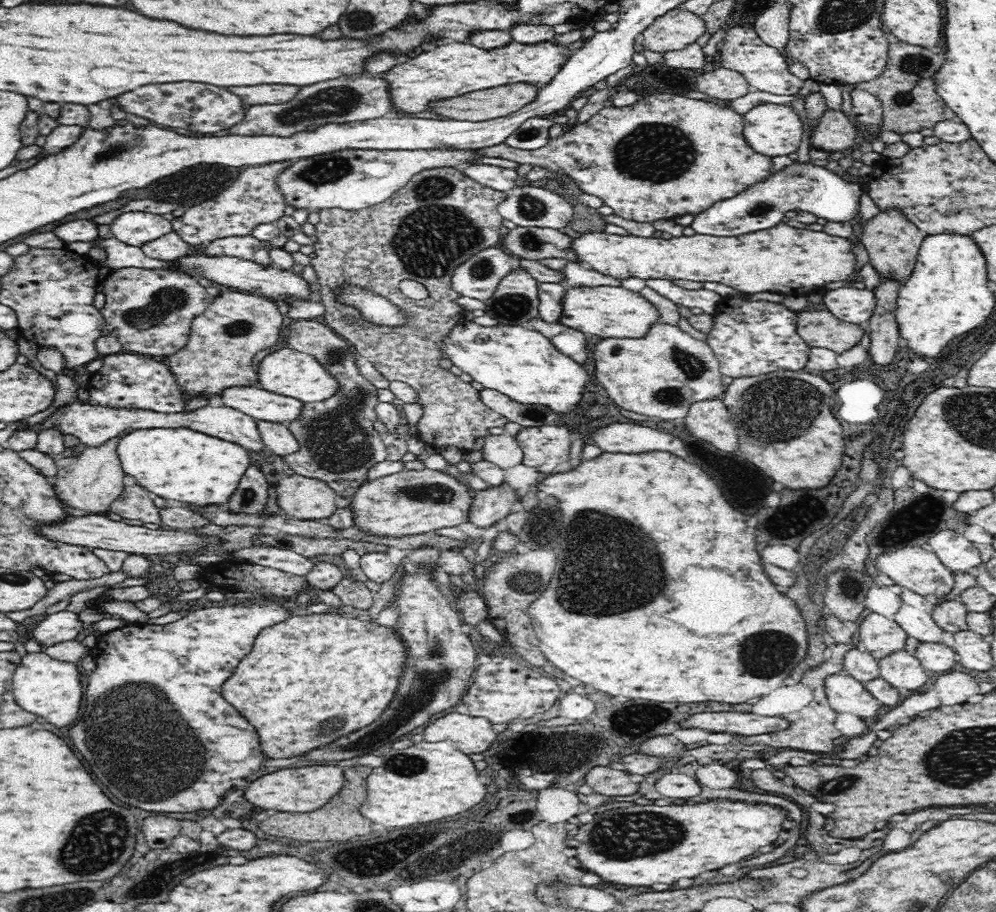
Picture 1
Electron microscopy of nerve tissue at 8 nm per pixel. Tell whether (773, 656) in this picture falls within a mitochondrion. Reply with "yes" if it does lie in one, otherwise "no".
yes

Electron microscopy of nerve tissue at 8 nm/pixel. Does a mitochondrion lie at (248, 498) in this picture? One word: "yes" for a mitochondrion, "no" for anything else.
yes

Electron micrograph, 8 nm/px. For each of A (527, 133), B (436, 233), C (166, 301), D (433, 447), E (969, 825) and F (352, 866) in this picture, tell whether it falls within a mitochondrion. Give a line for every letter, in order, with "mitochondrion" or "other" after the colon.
A: mitochondrion
B: mitochondrion
C: mitochondrion
D: other
E: other
F: mitochondrion

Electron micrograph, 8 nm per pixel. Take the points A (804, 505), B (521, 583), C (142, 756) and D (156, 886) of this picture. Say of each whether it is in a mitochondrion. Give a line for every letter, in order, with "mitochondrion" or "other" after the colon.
A: other
B: mitochondrion
C: mitochondrion
D: mitochondrion

